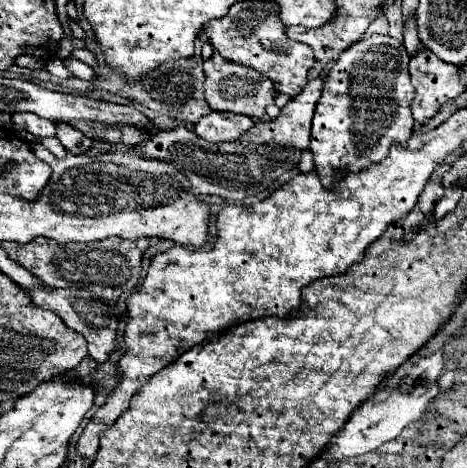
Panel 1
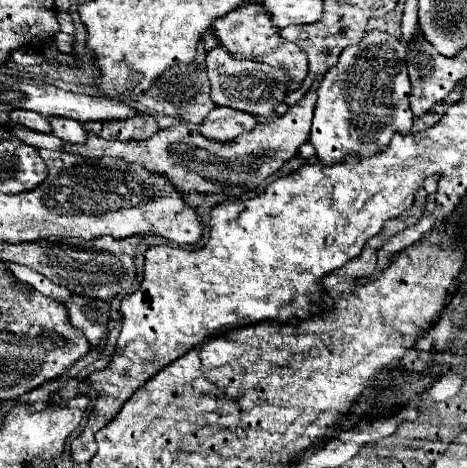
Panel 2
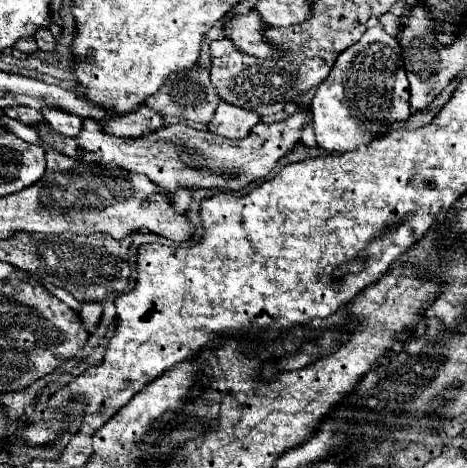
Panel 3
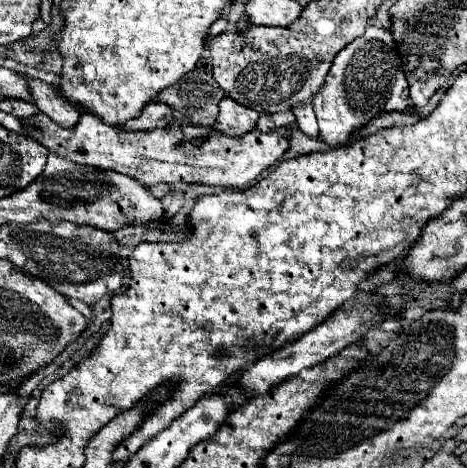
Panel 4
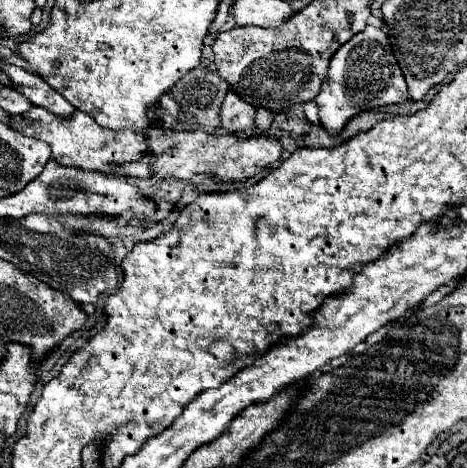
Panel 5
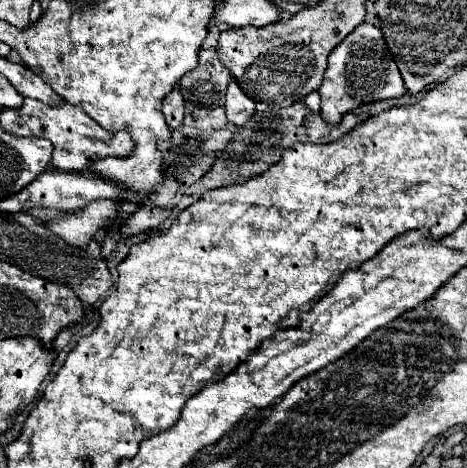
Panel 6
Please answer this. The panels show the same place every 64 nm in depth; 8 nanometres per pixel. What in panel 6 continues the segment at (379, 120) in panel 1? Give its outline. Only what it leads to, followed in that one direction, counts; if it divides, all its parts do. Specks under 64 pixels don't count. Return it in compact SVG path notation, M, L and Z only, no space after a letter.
M360 24L356 32L348 34L342 44L338 44L332 54L328 56L328 68L322 80L322 86L318 88L322 108L320 116L328 120L328 124L338 124L344 114L352 112L354 108L376 102L376 100L388 100L388 98L400 98L406 94L402 74L392 60L392 54L386 46L384 34L374 24Z

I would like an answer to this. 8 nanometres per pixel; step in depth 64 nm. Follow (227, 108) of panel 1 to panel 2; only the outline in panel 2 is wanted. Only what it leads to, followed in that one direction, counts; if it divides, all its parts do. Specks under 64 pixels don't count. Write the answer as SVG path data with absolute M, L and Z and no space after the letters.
M216 46L212 52L208 52L206 72L210 80L210 96L216 106L228 106L258 118L272 116L274 106L280 104L288 92L288 88L284 86L286 80L282 70L274 70L272 66L250 60L238 60L232 54L228 54L228 50L222 46Z

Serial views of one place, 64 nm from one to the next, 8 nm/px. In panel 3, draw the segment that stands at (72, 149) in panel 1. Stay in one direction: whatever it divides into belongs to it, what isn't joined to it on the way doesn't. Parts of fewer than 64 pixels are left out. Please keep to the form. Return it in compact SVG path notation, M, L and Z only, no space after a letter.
M44 108L42 110L46 122L52 126L52 130L56 130L62 136L76 136L76 132L80 132L82 122L78 116L72 116L68 112L60 112L56 108Z

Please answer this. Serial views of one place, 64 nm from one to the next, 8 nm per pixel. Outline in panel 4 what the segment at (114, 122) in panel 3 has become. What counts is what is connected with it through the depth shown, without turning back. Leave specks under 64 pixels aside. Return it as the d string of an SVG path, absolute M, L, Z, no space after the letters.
M150 102L138 118L132 118L128 122L124 122L124 130L128 132L138 132L138 130L154 130L154 128L164 128L168 126L168 122L172 120L172 110L162 104L162 102Z

